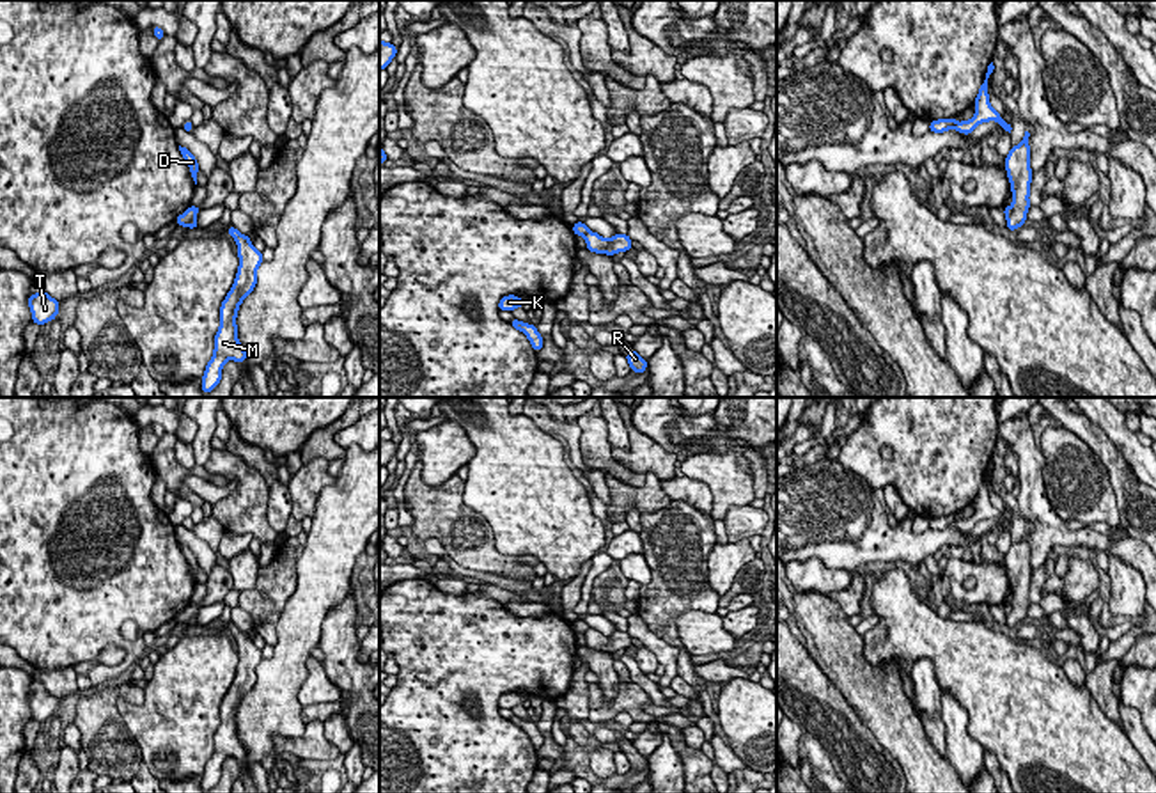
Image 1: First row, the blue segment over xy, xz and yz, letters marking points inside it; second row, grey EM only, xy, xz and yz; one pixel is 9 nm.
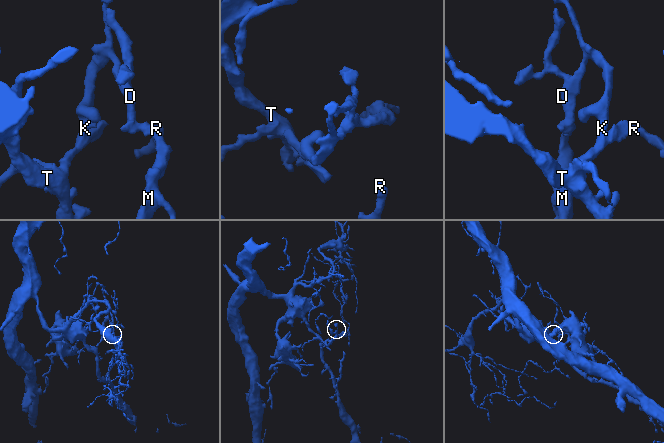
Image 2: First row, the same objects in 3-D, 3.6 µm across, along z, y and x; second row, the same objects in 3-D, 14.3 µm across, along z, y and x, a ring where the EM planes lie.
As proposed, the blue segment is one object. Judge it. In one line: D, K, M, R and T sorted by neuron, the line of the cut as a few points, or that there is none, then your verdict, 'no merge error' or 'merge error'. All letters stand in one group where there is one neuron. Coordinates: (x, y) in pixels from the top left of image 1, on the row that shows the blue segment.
D K M T / R; cut in yz along (1011, 206), (1007, 219); merge error

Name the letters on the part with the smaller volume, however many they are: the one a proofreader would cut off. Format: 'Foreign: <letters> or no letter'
Foreign: R

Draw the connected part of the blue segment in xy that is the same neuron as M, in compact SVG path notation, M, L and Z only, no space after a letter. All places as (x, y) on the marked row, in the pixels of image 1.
M229 225L227 232L238 243L239 266L236 280L220 307L220 328L215 335L213 358L207 362L202 376L204 396L220 383L222 369L227 360L239 364L246 360L246 351L238 341L236 318L241 302L257 286L255 271L262 263L262 252L252 245L250 236L241 234L234 225Z

